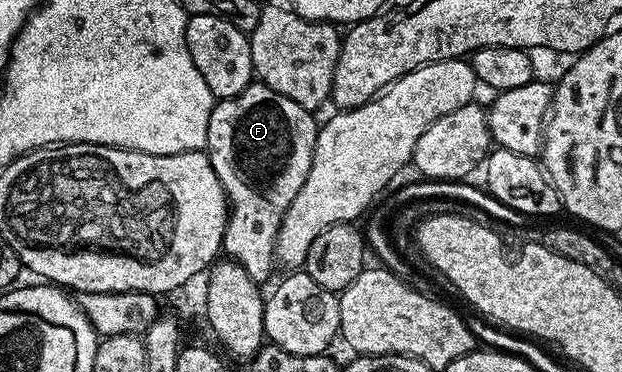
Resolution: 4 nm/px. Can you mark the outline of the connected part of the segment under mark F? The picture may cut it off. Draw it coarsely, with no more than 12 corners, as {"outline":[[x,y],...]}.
{"outline":[[258,81],[211,111],[223,251],[256,281],[320,128]]}

